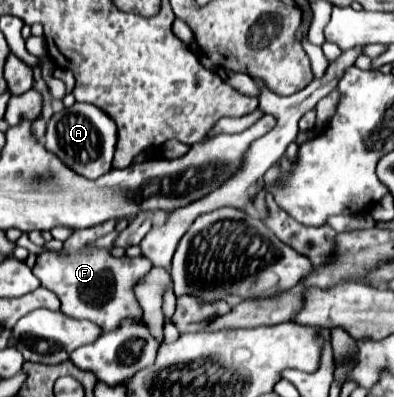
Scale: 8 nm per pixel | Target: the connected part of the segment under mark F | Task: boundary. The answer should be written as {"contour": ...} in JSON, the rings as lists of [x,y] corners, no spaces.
{"contour":[[[109,220],[93,228],[77,230],[65,242],[61,256],[43,252],[39,254],[37,264],[33,268],[33,274],[39,276],[41,286],[53,290],[61,300],[63,314],[77,320],[91,320],[97,326],[101,326],[105,332],[117,328],[117,324],[121,324],[121,320],[125,318],[141,320],[141,306],[135,300],[133,288],[137,280],[145,278],[145,274],[151,268],[151,262],[141,256],[113,258],[107,248],[85,248],[87,242],[111,232],[113,226],[115,226],[115,220]]]}

